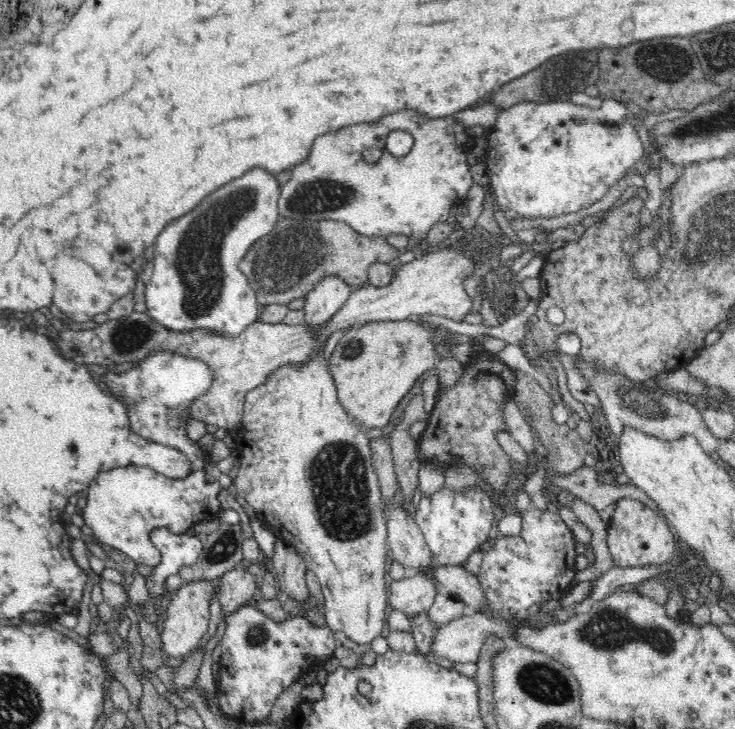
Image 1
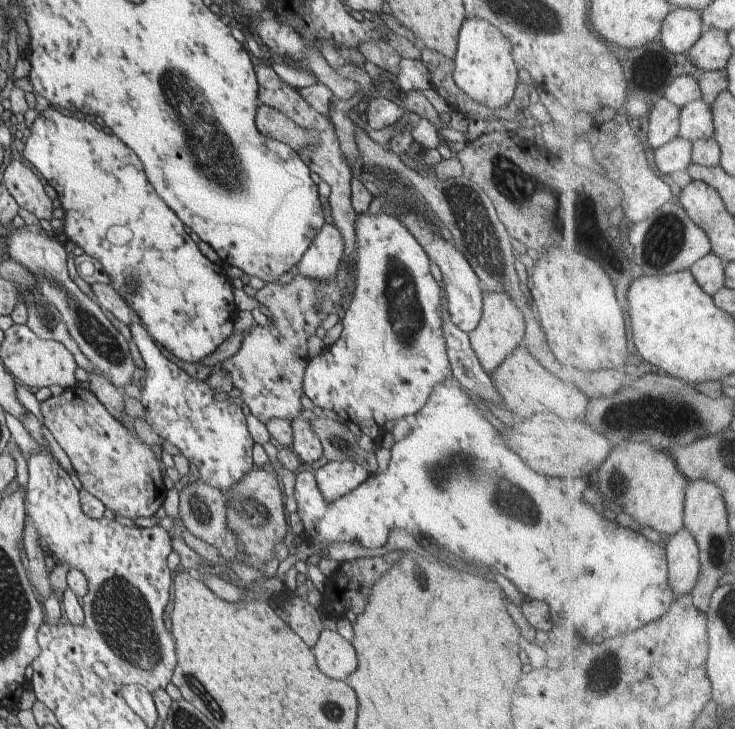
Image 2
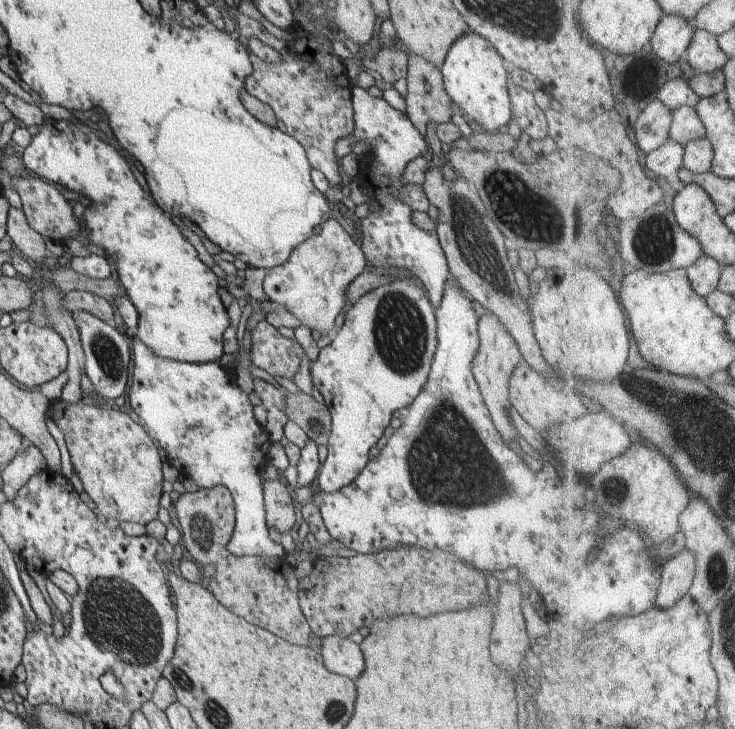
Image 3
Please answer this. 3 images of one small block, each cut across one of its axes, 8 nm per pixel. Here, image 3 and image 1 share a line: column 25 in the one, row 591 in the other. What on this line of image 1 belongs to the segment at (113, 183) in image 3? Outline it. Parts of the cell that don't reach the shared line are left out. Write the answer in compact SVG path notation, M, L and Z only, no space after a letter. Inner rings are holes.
M164 528L152 530L150 540L161 552L161 560L158 566L153 567L152 574L146 577L148 600L140 606L135 606L135 609L147 622L156 626L156 606L160 598L166 594L166 577L176 574L181 566L194 564L203 551L204 541L196 535L173 534Z

